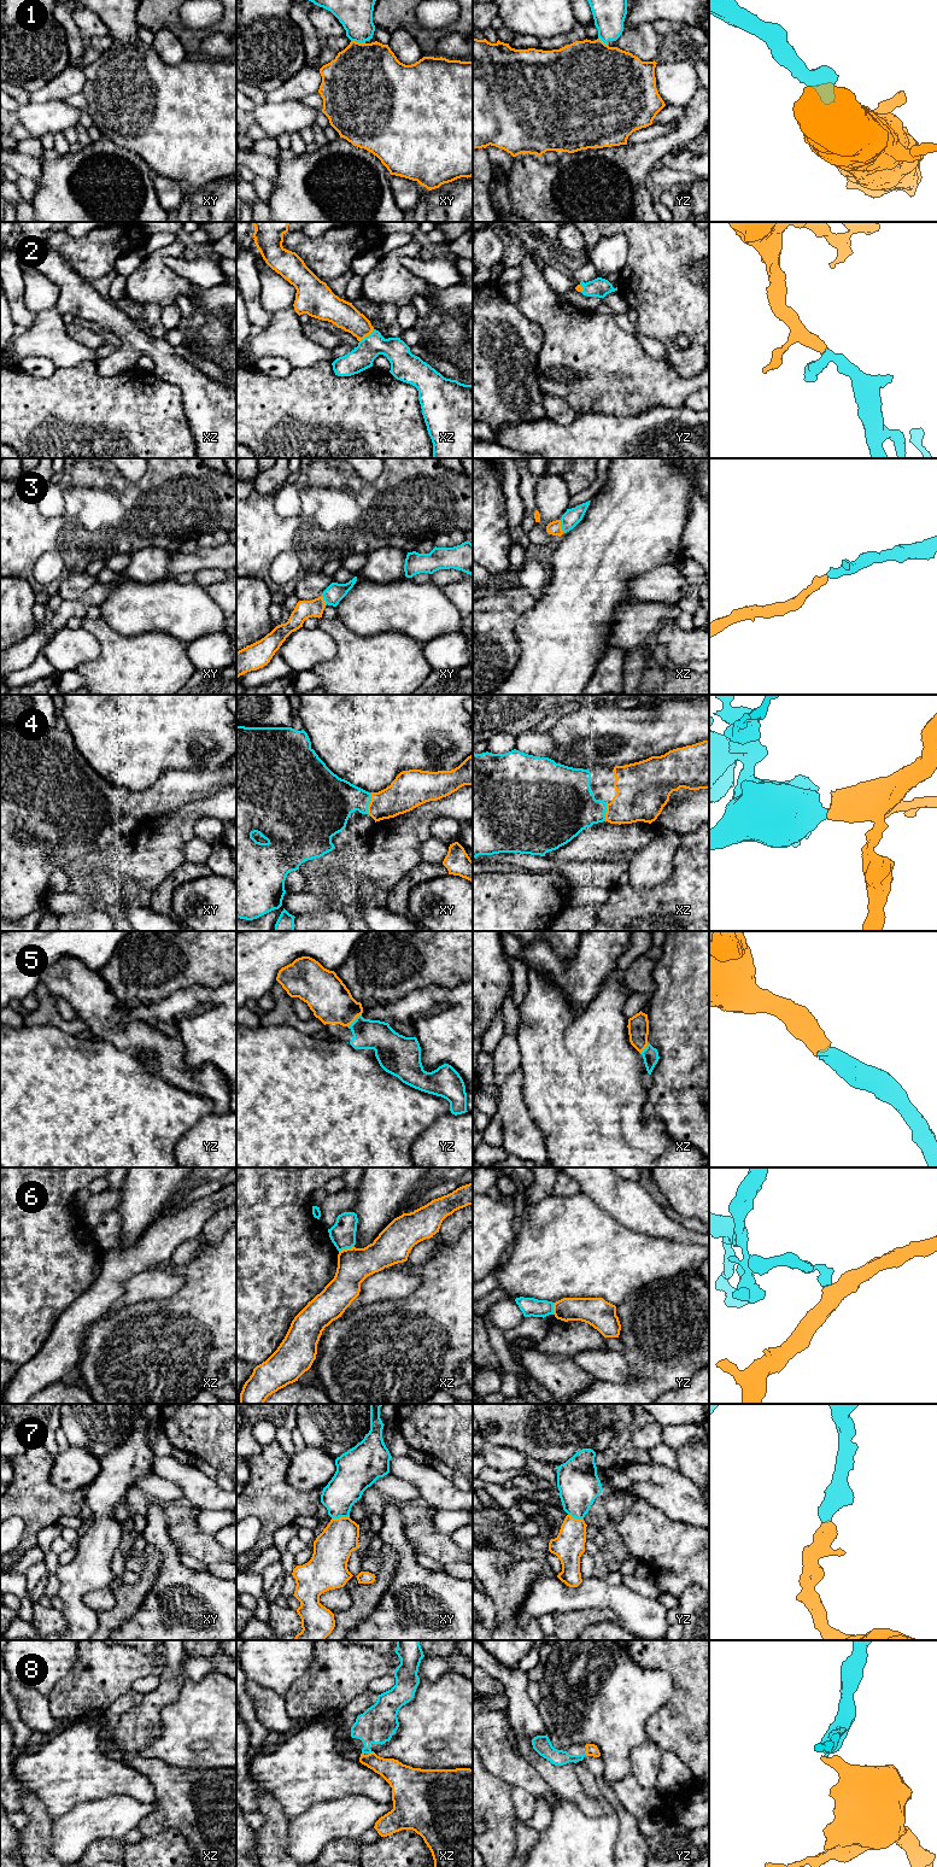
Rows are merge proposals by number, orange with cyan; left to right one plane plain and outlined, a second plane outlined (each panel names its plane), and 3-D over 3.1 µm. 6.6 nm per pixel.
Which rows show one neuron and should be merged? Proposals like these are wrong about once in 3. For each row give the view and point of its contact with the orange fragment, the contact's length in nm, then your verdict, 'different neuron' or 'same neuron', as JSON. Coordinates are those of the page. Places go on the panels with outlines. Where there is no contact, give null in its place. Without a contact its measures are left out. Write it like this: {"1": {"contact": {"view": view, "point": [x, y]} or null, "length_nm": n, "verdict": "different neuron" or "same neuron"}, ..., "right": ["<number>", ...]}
{"1": {"contact": {"view": "xy", "point": [358, 42]}, "length_nm": 100, "verdict": "same neuron"}, "2": {"contact": {"view": "xz", "point": [367, 335]}, "length_nm": 130, "verdict": "same neuron"}, "3": {"contact": {"view": "xz", "point": [560, 526]}, "length_nm": 90, "verdict": "same neuron"}, "4": {"contact": {"view": "xy", "point": [369, 803]}, "length_nm": 150, "verdict": "same neuron"}, "5": {"contact": {"view": "yz", "point": [353, 1020]}, "length_nm": 130, "verdict": "same neuron"}, "6": {"contact": {"view": "xz", "point": [346, 1248]}, "length_nm": 110, "verdict": "different neuron"}, "7": {"contact": {"view": "xy", "point": [340, 1517]}, "length_nm": 120, "verdict": "same neuron"}, "8": {"contact": {"view": "xz", "point": [370, 1753]}, "length_nm": 40, "verdict": "same neuron"}, "right": ["1", "2", "3", "4", "5", "7", "8"]}

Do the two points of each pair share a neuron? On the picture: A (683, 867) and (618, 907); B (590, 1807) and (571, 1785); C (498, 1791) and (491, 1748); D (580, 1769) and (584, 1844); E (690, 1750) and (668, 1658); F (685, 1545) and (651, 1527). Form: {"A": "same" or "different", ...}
{"A": "same", "B": "same", "C": "different", "D": "same", "E": "same", "F": "same"}

